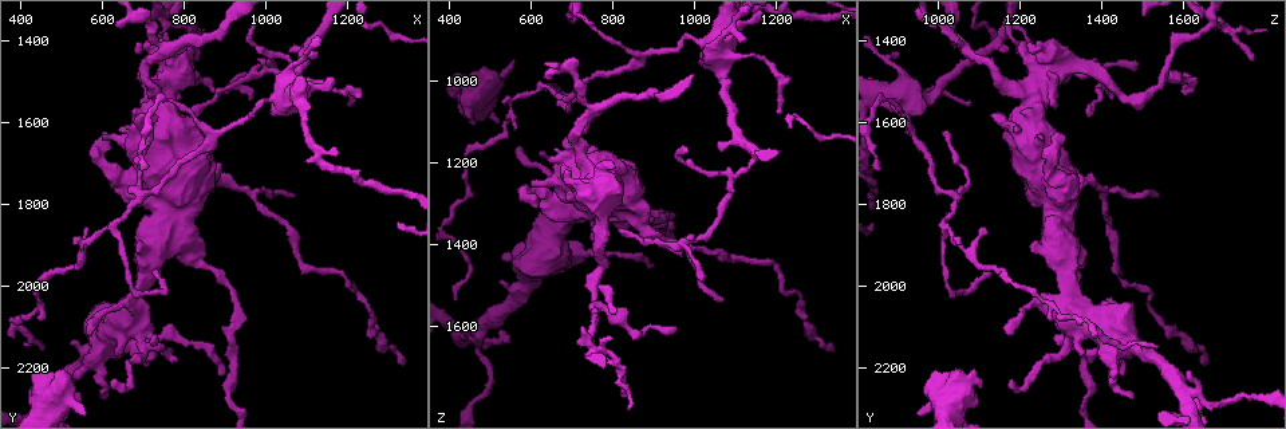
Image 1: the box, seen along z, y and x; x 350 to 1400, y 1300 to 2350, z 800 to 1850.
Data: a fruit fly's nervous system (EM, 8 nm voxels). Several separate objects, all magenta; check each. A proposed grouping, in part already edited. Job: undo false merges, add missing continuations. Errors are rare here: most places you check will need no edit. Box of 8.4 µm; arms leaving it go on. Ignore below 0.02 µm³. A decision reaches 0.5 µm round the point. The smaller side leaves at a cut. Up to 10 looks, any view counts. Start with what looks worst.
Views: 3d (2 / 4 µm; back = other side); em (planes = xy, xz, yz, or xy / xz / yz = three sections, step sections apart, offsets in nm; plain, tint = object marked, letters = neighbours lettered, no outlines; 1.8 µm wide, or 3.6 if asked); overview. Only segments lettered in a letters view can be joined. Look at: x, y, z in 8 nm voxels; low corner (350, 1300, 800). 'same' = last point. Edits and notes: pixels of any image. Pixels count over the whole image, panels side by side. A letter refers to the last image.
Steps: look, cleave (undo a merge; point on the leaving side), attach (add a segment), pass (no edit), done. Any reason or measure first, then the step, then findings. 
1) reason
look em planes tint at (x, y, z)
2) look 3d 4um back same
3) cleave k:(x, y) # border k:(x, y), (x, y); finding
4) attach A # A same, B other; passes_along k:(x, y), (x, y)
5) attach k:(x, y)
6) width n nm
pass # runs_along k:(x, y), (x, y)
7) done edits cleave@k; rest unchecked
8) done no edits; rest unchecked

abrupt turn
look 3d 4um at (755, 1370, 1650)

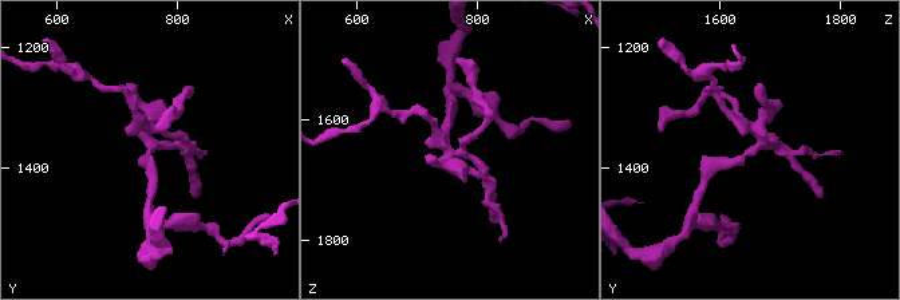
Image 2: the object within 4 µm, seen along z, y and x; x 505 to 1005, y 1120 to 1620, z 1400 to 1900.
look em planes tint at (755, 1370, 1655)

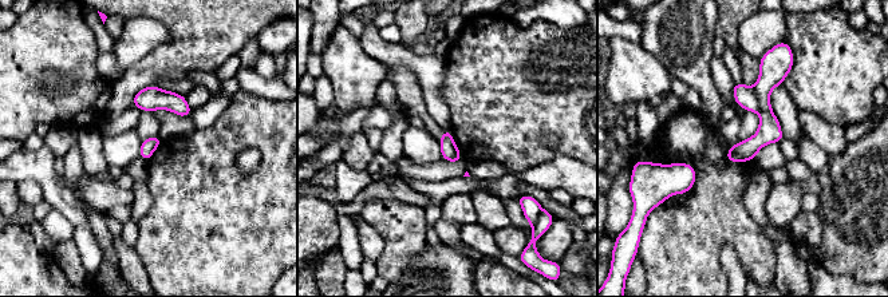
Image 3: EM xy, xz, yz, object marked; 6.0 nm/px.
see the neighbours
look em planes letters same

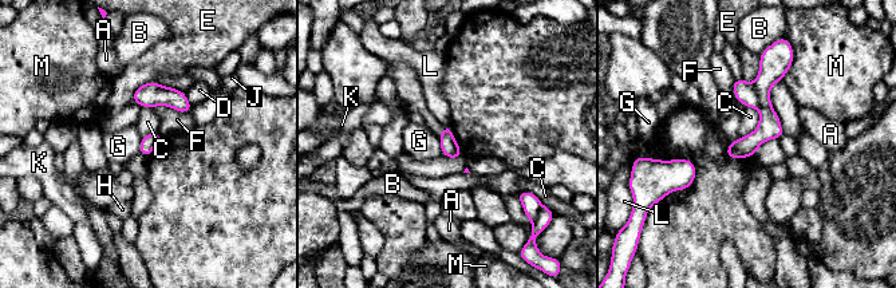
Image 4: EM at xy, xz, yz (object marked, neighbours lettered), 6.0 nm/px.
width 90 nm
pass # A other, B other, C other, D other, E other, F other, G other, H other, J other, K other, L other, M other; border 4:(757, 107), (758, 125), (739, 138); continuous, no second cell

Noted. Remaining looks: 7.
an open end
look em 3.6um planes letters at (460, 2230, 1100)

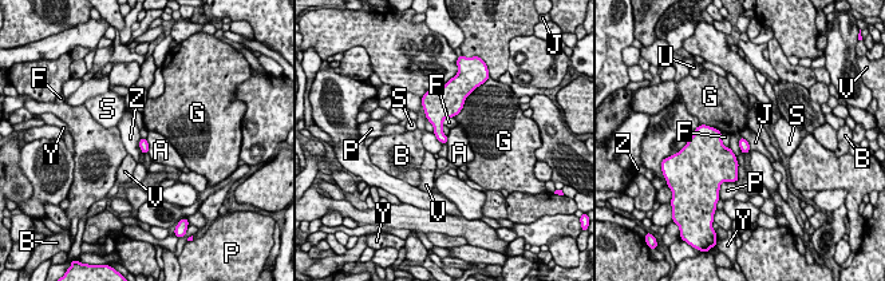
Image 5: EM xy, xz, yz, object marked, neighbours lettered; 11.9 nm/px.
pass # A other, B other, F other, G other, J other, P other, S other, U other, V other, Y other, Z other; border 5:(741, 135), (750, 149); none of them fits

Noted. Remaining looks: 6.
three arms meet
look em xz step 4 tint at (470, 2270, 1615)

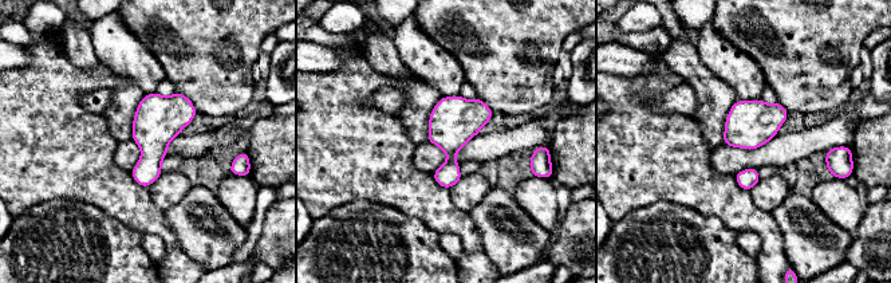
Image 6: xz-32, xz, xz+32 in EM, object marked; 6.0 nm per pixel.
look em planes letters same

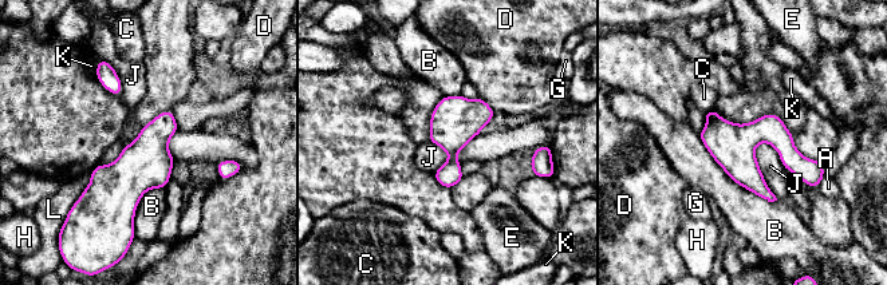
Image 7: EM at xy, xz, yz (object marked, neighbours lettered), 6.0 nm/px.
width 280 nm
pass # A other, B other, C other, D other, E other, G other, H other, J other, K other, L other; runs_along 7:(709, 114), (729, 134), (771, 134), (820, 174); one cell here

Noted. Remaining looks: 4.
four-way junction
look 3d 4um at (1070, 1525, 885)

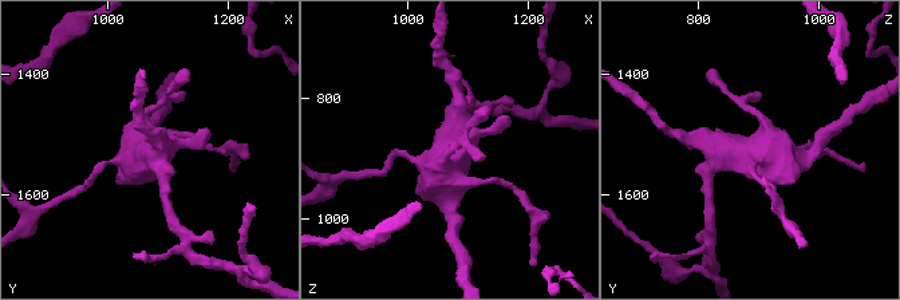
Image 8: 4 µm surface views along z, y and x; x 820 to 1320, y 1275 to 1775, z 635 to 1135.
shape alone is not enough
look em 3.6um planes plain at (1065, 1530, 880)

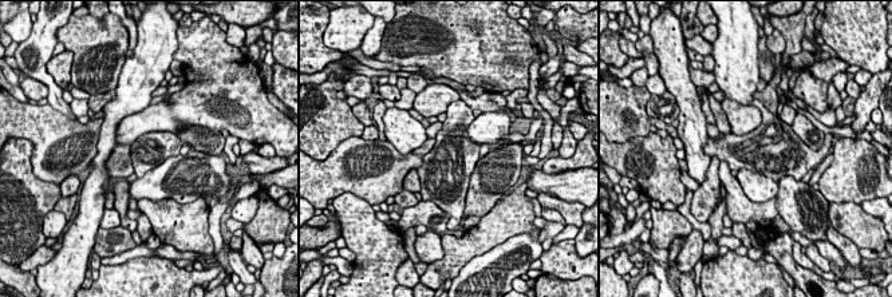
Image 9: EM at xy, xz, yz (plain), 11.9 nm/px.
see the neighbours
look em 3.6um planes letters same

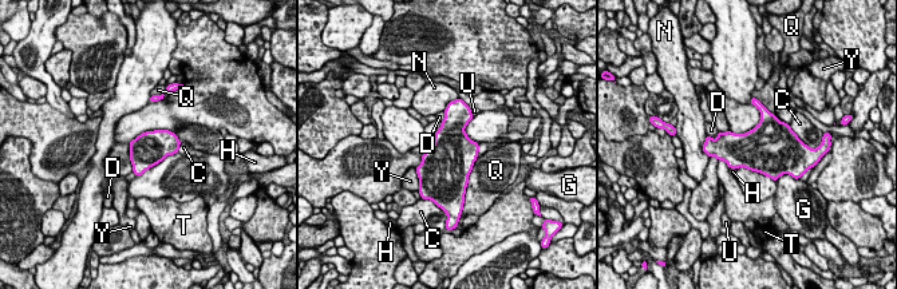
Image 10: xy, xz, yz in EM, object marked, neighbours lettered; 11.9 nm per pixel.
pass # C other, D other, G other, H other, N other, Q other, T other, U other, Y other; border 10:(441, 122), (441, 126), (433, 135); all the same cell

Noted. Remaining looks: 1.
done no edits; rest unchecked

